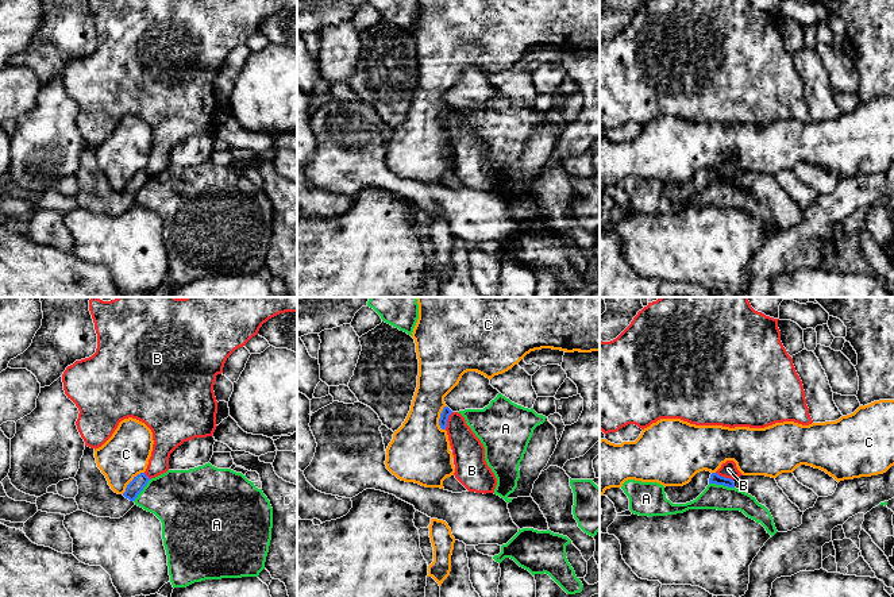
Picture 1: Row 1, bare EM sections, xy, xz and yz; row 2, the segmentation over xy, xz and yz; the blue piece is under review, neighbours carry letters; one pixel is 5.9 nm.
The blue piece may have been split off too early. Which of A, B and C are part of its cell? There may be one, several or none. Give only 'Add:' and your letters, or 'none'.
Add: none

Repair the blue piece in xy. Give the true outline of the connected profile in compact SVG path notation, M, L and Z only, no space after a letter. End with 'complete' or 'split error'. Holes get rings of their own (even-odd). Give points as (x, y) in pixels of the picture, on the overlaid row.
M140 473L134 479L127 485L126 492L123 496L128 498L130 501L135 501L138 494L143 490L143 488L147 485L150 478L144 474Z; complete

